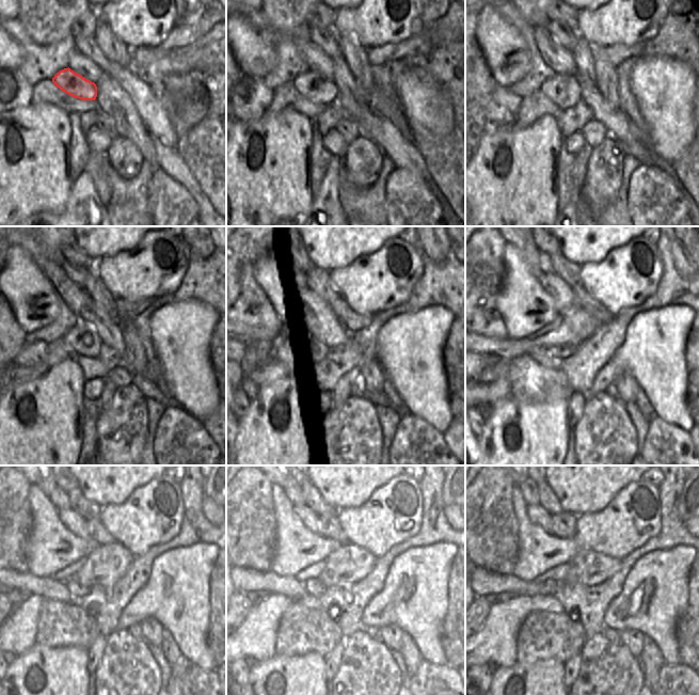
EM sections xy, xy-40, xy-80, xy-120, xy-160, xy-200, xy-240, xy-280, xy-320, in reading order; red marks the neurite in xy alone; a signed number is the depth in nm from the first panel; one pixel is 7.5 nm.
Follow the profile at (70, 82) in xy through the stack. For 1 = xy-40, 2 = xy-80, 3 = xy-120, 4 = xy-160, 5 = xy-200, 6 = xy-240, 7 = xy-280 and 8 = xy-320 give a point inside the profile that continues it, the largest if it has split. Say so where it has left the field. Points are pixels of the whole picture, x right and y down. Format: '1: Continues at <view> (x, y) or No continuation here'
1: Continues at xy-40 (318, 89)
2: Continues at xy-80 (562, 90)
3: Continues at xy-120 (84, 334)
4: Continues at xy-160 (328, 332)
5: Continues at xy-200 (577, 326)
6: Continues at xy-240 (105, 565)
7: Continues at xy-280 (349, 564)
8: Continues at xy-320 (588, 568).

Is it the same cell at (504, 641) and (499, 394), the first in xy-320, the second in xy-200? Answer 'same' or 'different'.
same

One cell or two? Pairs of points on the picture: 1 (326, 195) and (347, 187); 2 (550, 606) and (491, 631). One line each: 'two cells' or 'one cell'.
1: two cells
2: one cell

